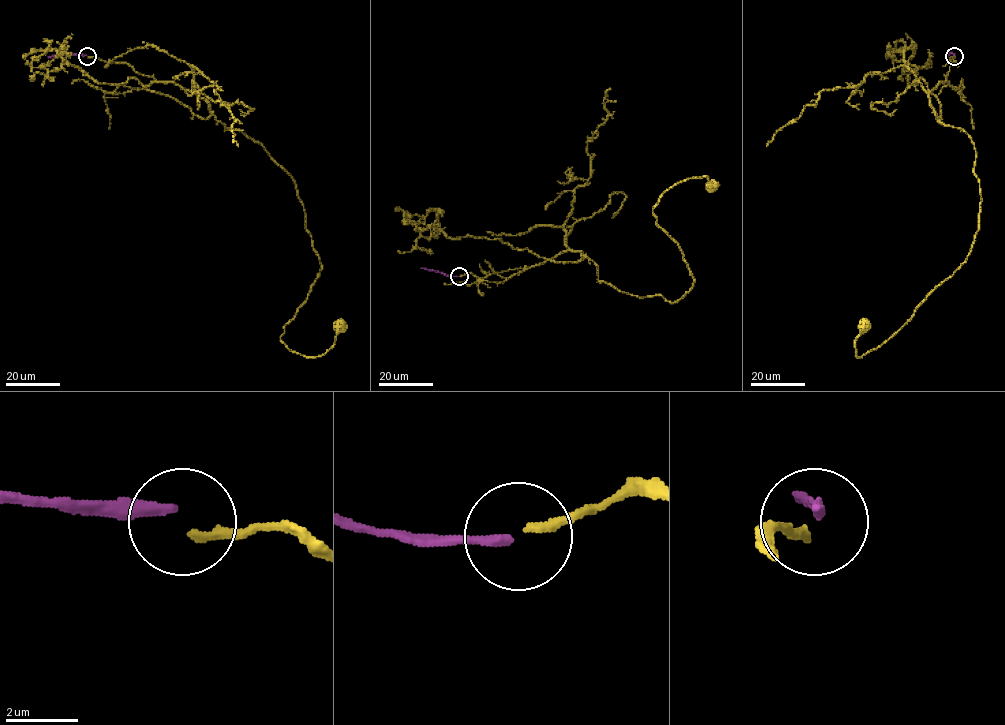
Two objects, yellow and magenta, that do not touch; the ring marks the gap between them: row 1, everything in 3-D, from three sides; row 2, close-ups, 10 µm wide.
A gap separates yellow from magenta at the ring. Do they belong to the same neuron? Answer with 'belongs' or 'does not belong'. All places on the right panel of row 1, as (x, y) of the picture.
does not belong

